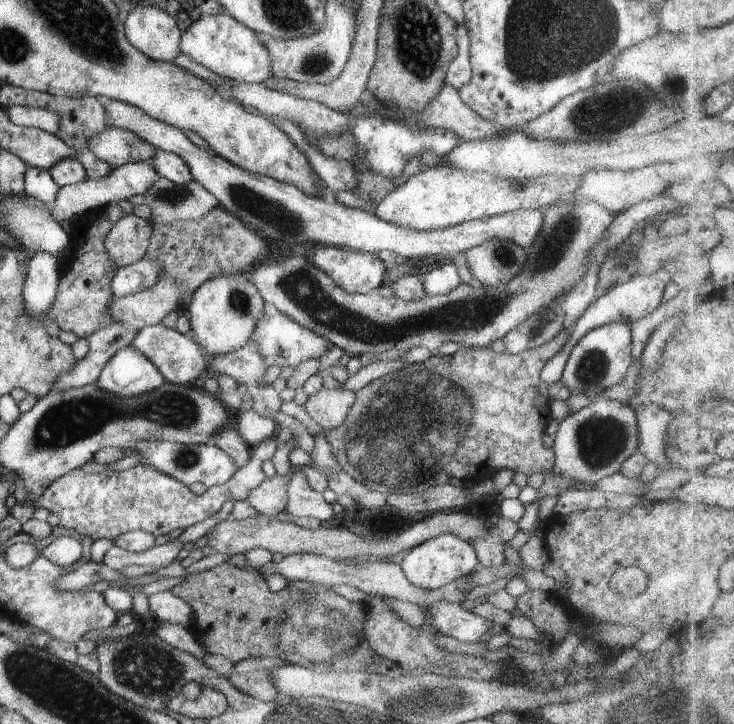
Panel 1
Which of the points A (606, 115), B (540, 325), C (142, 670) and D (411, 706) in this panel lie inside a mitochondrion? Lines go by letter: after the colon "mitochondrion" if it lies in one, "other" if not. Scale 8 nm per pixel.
A: mitochondrion
B: mitochondrion
C: mitochondrion
D: mitochondrion

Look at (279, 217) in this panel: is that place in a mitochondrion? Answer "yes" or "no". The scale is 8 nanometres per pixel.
yes

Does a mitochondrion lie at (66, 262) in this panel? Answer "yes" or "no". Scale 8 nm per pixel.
no

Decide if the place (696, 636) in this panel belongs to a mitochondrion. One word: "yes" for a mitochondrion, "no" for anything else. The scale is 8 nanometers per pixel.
no

